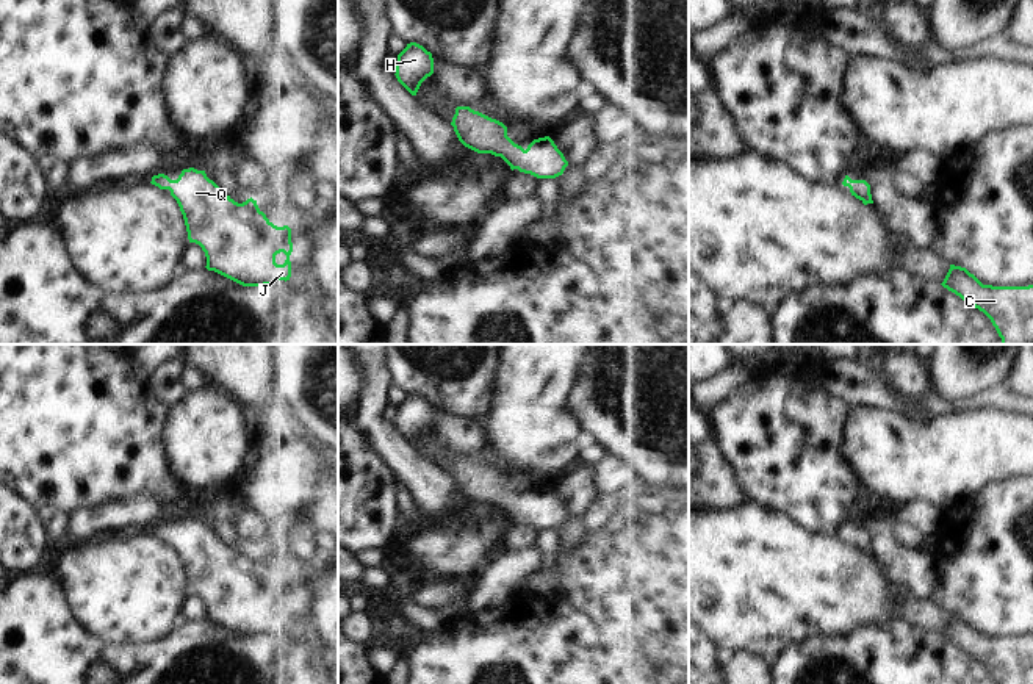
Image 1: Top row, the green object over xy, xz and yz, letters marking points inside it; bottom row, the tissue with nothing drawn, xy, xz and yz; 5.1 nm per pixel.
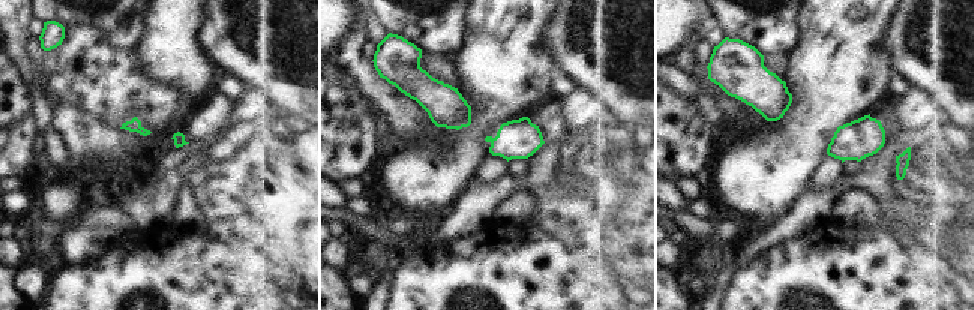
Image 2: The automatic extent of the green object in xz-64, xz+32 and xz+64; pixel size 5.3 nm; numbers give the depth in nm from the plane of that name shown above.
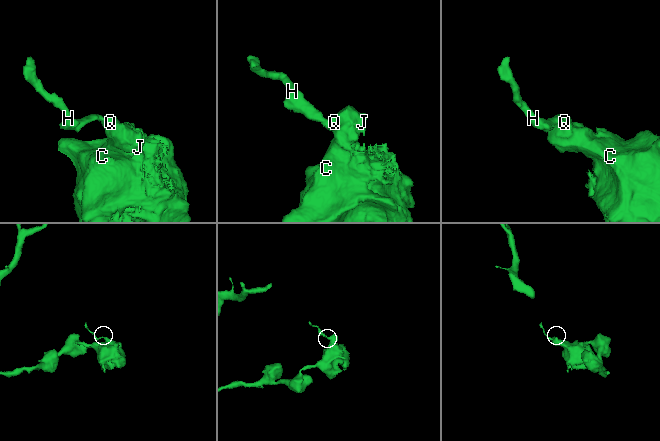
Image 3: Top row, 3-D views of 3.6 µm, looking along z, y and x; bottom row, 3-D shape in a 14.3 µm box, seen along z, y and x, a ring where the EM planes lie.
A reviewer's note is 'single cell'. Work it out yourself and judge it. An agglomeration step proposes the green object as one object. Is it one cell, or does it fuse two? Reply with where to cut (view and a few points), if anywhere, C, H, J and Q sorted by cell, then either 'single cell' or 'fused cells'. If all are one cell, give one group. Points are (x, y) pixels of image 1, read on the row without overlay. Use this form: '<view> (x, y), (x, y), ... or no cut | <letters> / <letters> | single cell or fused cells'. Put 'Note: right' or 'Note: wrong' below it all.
no cut | C H J Q | single cell
Note: right

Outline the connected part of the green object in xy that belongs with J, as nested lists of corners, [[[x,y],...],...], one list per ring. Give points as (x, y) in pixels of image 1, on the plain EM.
[[[194,518],[183,520],[177,531],[153,526],[150,534],[169,540],[177,551],[188,590],[205,603],[208,621],[243,637],[290,631],[291,579],[274,576],[257,551],[235,553]]]

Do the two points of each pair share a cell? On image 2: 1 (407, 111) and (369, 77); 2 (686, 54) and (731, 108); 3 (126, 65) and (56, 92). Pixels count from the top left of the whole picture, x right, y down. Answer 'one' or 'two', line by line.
1: one
2: one
3: one

